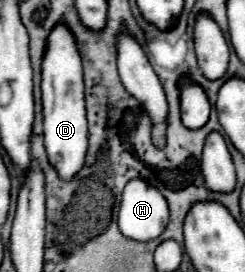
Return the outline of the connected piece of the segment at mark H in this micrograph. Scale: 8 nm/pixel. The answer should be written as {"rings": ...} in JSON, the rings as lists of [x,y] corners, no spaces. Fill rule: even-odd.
{"rings":[[[132,179],[120,203],[120,231],[134,241],[152,241],[162,235],[168,223],[168,203],[158,189],[152,189],[144,179]]]}

